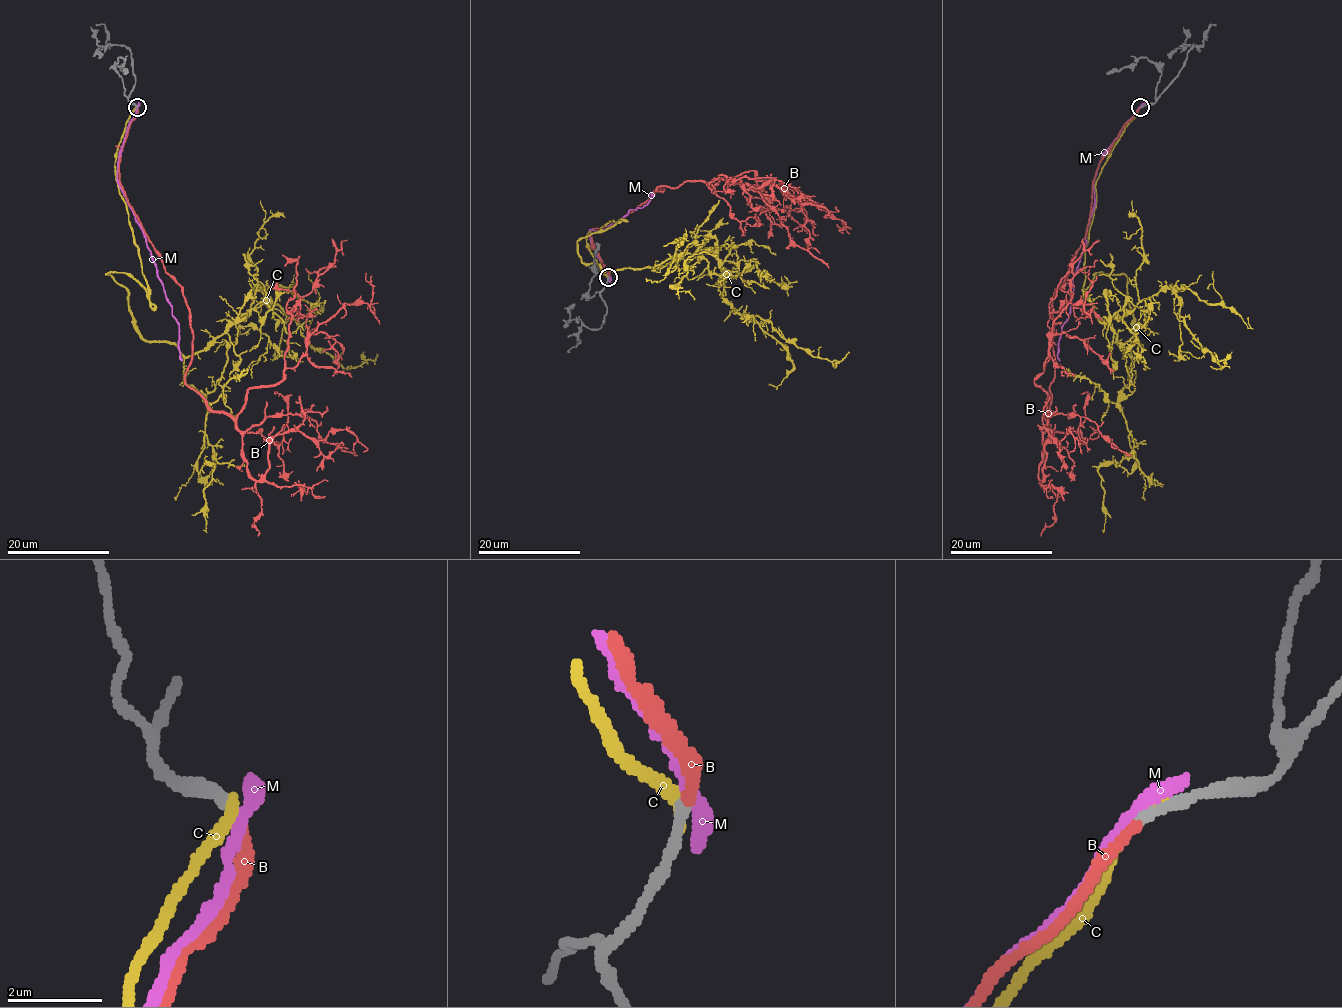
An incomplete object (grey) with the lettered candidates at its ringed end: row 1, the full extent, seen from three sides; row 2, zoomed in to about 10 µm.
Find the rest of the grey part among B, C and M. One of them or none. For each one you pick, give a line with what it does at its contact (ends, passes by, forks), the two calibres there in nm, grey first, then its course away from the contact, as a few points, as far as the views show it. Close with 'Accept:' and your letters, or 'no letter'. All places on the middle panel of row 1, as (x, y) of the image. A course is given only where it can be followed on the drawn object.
B: It ends there. Thickness 240 nm (grey) against 220 nm. Its course: (608, 277), (590, 231), (685, 181), (753, 171), (772, 208), (802, 208), (818, 235)
Accept: B

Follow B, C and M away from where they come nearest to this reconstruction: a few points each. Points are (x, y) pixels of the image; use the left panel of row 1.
B: (137, 107), (119, 180), (181, 287), (185, 382), (213, 410), (235, 418), (282, 380), (287, 312), (347, 240)
C: (137, 106), (115, 177), (147, 291), (106, 274), (135, 330), (190, 356), (260, 288), (344, 368), (376, 353)
M: (137, 107), (119, 158), (119, 187), (143, 233), (171, 306), (171, 314), (179, 325), (182, 361)

